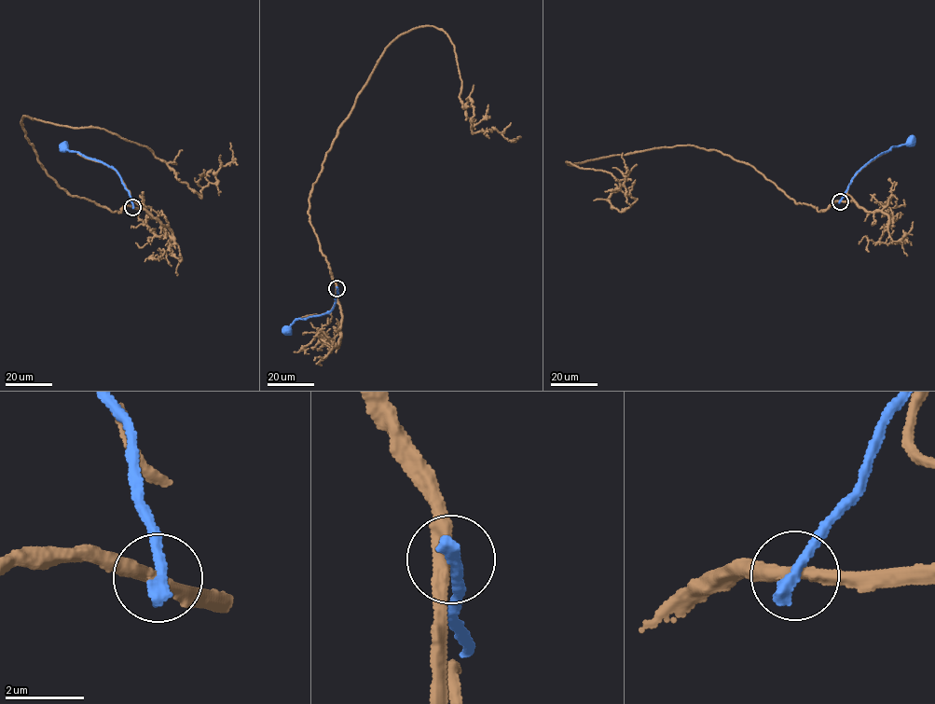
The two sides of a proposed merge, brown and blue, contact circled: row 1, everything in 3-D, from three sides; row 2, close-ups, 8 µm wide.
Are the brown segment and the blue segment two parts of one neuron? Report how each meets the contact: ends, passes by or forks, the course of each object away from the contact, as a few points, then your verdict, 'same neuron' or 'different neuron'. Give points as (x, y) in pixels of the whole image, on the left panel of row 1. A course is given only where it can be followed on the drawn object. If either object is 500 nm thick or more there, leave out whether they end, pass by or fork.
brown passes by; blue ends there; brown runs (132, 206), (112, 212), (58, 186), (22, 116), (148, 147), (201, 198), (232, 161), (229, 143); blue runs (133, 207), (129, 192), (116, 171), (99, 160), (70, 151), (62, 145); different neuron

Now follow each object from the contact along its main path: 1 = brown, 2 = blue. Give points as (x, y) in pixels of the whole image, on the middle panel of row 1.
1: (336, 287), (309, 200), (338, 127), (402, 34), (444, 31), (460, 101), (473, 102), (473, 132), (520, 137)
2: (336, 288), (337, 296), (332, 310), (295, 319), (287, 331)

